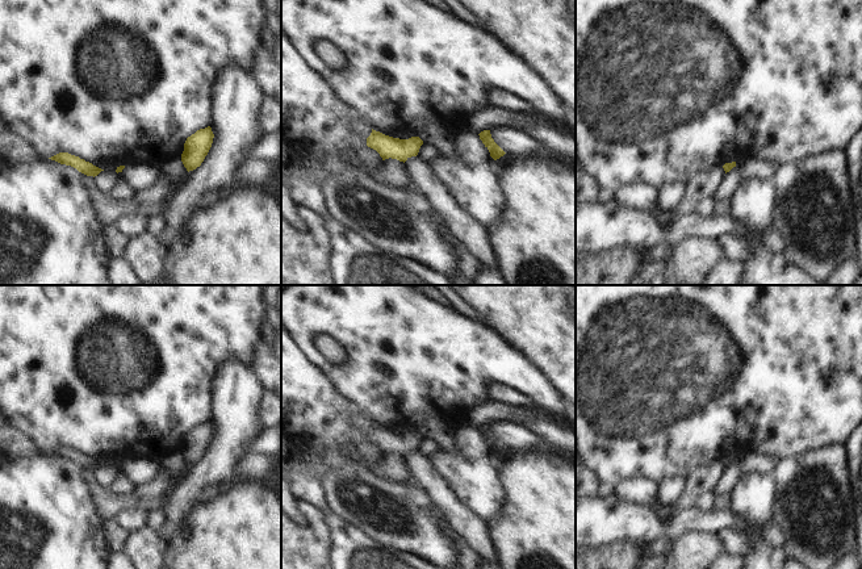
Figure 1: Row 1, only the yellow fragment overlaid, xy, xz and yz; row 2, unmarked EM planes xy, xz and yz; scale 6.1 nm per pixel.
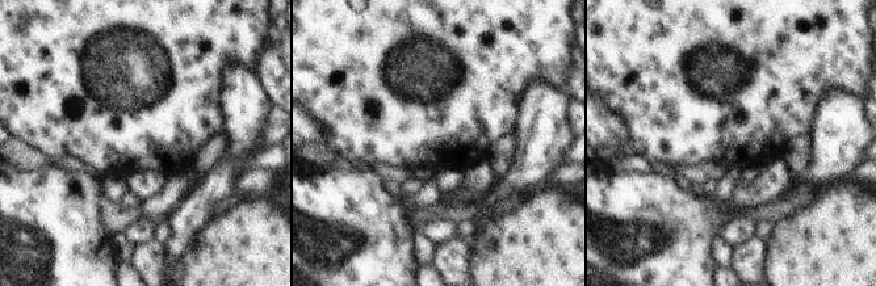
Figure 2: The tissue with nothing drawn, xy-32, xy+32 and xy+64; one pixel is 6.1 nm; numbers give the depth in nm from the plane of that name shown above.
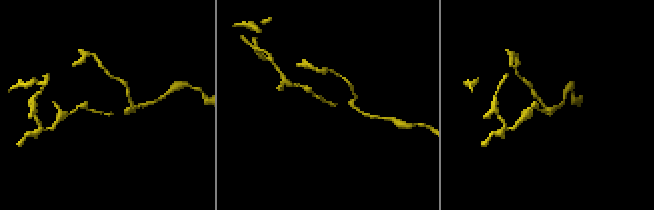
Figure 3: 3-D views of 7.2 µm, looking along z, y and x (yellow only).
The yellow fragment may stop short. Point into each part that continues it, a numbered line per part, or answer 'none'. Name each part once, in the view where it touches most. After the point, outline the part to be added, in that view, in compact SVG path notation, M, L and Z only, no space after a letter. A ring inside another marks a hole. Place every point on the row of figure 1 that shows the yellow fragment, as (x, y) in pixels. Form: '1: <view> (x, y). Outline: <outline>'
none.

